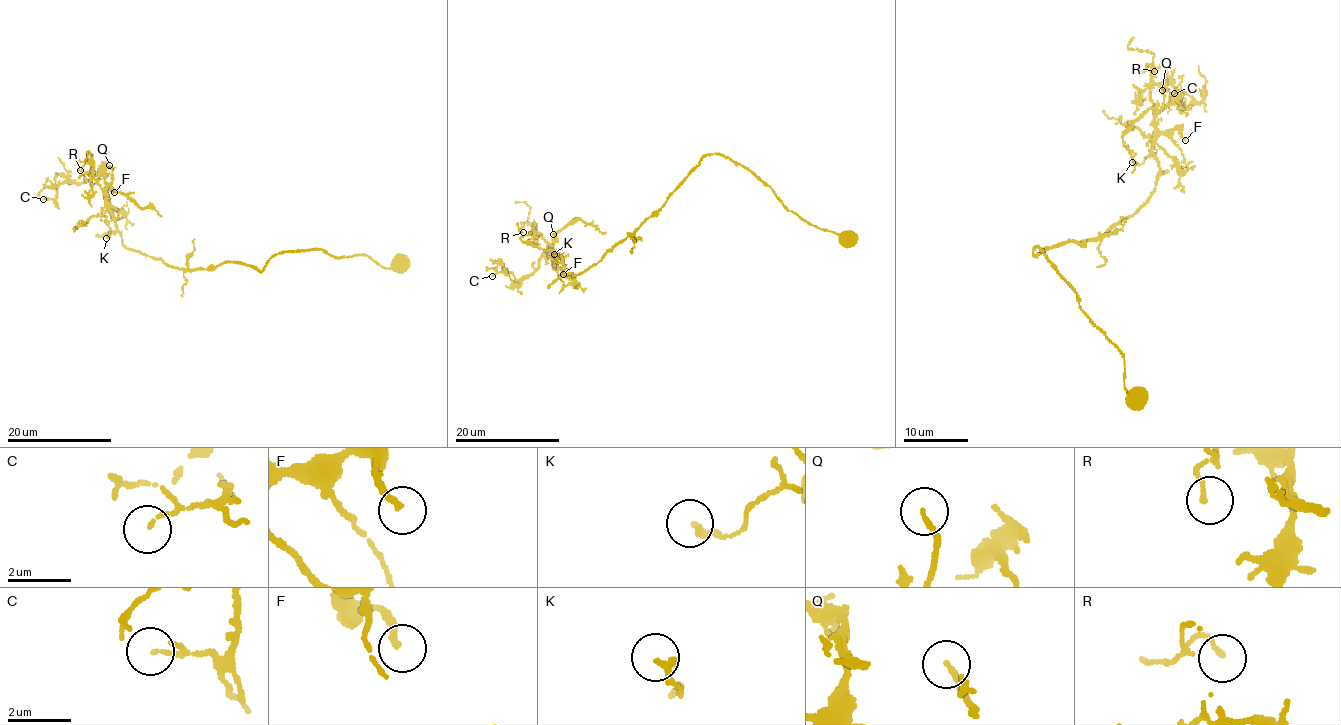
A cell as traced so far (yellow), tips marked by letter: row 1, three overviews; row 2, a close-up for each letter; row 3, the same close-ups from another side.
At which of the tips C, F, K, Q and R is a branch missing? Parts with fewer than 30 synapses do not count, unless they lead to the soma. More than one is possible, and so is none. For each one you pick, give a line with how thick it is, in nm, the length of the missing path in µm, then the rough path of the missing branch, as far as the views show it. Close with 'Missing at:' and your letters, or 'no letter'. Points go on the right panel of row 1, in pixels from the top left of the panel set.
Missing at: no letter

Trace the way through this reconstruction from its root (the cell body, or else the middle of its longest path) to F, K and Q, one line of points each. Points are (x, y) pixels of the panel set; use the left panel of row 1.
F: (205, 269), (181, 269), (127, 249), (105, 197), (108, 191), (114, 192)
K: (205, 269), (181, 269), (127, 249), (115, 220), (109, 221), (110, 235), (106, 238)
Q: (205, 269), (181, 269), (127, 249), (106, 197), (106, 189), (112, 180), (109, 165)

